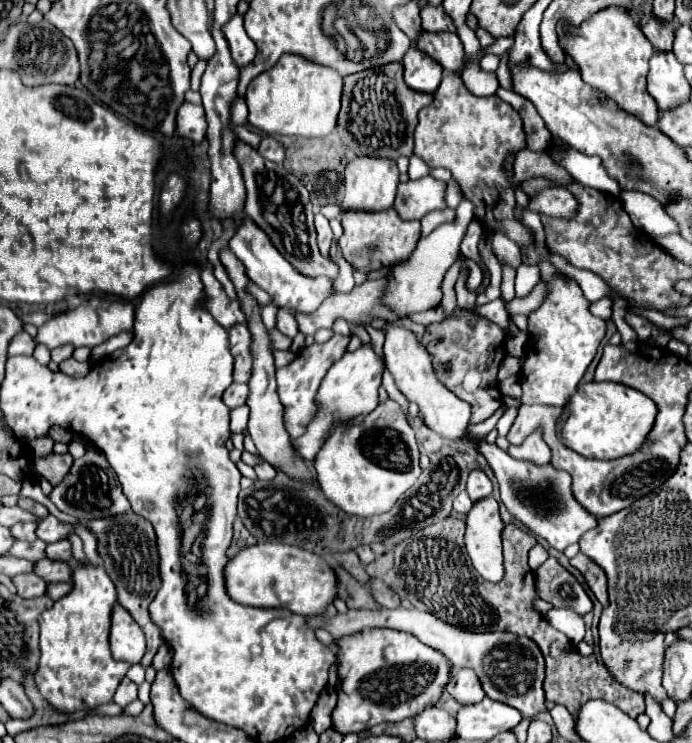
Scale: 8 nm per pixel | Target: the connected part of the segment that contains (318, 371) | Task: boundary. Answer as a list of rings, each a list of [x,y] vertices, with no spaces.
[[[334,335],[330,341],[326,341],[322,345],[314,343],[312,347],[304,347],[290,365],[276,371],[278,397],[280,397],[280,403],[284,405],[284,425],[286,425],[286,431],[290,433],[292,439],[296,439],[304,433],[304,429],[306,429],[306,425],[312,419],[314,409],[316,409],[314,407],[314,395],[318,391],[318,385],[320,385],[322,377],[326,375],[326,371],[332,367],[332,363],[343,357],[350,339],[352,339],[352,335],[348,335],[348,337]]]

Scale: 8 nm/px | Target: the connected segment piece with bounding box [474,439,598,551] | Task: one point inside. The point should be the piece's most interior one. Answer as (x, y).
(540, 497)

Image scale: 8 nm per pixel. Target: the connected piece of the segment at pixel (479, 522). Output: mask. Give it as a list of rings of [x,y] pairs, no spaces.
[[[494,497],[480,499],[466,515],[466,551],[472,565],[484,579],[502,577],[502,529],[504,521],[498,513]]]

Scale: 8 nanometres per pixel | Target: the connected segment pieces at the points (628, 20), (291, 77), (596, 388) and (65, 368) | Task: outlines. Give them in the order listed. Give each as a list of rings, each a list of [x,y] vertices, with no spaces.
[[[606,7],[584,21],[580,27],[564,31],[558,25],[560,45],[578,63],[582,79],[606,99],[612,99],[622,111],[638,117],[644,125],[656,125],[658,105],[646,89],[648,61],[654,53],[646,35],[622,7]]]
[[[282,55],[272,69],[250,81],[246,89],[248,123],[266,135],[326,137],[336,127],[340,95],[342,77],[338,71],[312,63],[300,55]]]
[[[580,383],[574,397],[570,397],[570,403],[564,405],[558,437],[568,449],[574,449],[584,457],[618,459],[634,453],[642,445],[644,437],[654,425],[656,413],[656,405],[644,393],[622,383]]]
[[[70,357],[68,361],[62,361],[62,365],[60,365],[62,373],[66,373],[66,375],[70,375],[70,377],[86,377],[86,373],[88,373],[90,367],[92,367],[90,361],[80,363],[80,361],[72,359],[72,357]]]

